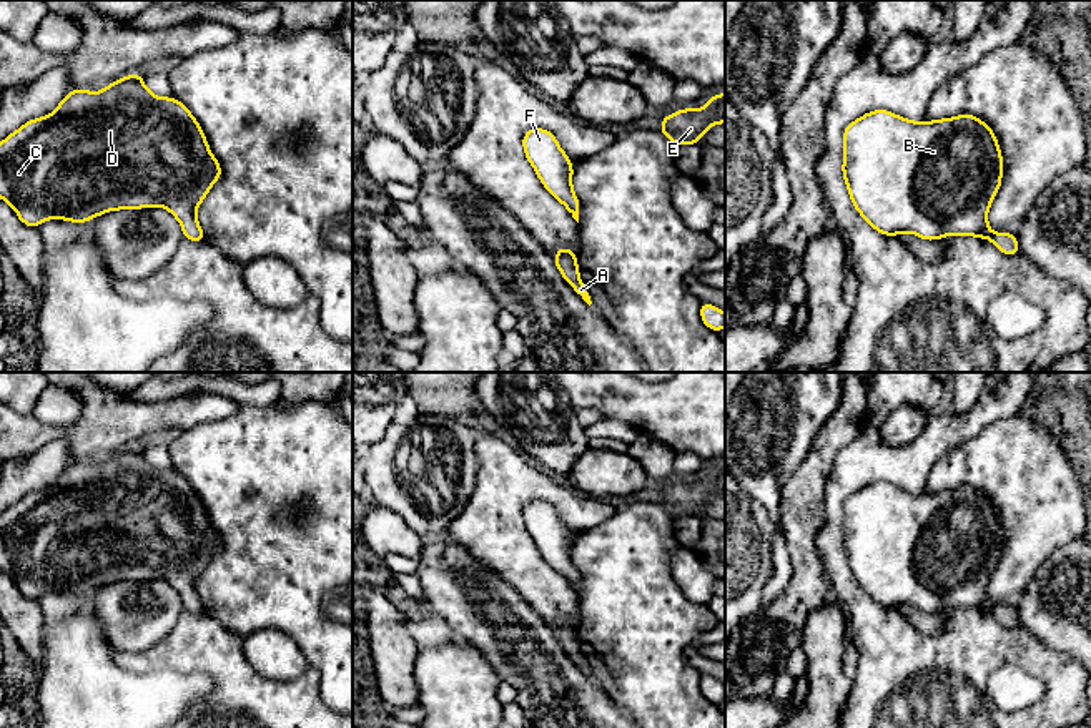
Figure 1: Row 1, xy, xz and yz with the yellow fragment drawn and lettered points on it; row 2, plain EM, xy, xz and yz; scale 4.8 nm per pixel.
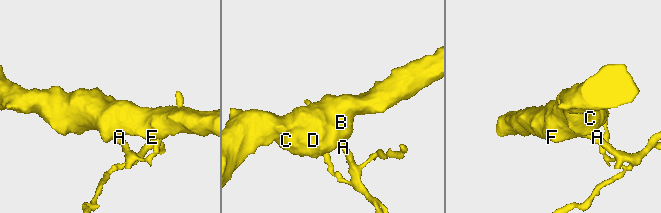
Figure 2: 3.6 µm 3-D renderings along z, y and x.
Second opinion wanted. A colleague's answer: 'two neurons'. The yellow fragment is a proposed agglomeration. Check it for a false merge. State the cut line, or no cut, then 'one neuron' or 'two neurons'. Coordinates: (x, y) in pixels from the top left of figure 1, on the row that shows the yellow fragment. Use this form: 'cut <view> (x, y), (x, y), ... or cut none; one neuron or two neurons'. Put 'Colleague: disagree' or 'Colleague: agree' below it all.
cut none; one neuron
Colleague: disagree

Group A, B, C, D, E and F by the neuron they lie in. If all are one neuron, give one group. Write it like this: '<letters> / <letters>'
A B C D E F

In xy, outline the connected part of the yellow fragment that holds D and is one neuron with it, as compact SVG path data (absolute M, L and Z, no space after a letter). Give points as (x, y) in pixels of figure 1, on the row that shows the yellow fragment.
M140 73L123 76L96 93L77 88L63 96L53 113L27 121L0 141L0 198L32 228L52 218L86 223L115 209L165 206L180 221L186 239L203 243L206 238L196 208L220 176L221 166L210 153L195 116L175 96L153 95Z

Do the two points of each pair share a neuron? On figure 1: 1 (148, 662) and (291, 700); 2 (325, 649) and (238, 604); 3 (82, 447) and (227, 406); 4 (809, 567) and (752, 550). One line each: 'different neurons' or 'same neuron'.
1: same neuron
2: same neuron
3: same neuron
4: different neurons

